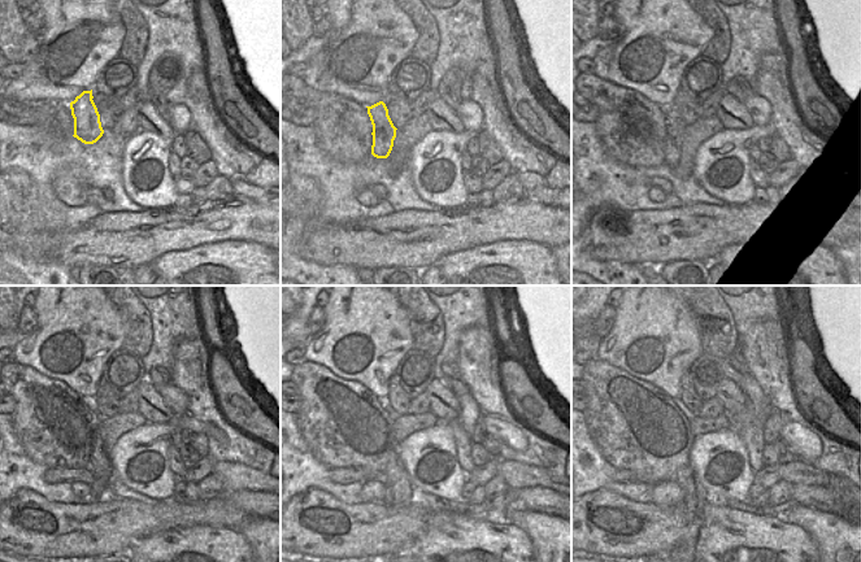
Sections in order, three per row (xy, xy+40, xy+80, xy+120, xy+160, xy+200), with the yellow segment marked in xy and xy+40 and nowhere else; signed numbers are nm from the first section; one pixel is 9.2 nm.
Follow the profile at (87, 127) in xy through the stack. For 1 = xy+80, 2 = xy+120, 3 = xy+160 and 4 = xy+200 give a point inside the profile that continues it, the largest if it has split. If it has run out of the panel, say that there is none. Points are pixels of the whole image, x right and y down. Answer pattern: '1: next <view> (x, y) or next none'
1: next xy+80 (675, 126)
2: next xy+120 (101, 469)
3: next xy+160 (398, 480)
4: next xy+200 (695, 496)

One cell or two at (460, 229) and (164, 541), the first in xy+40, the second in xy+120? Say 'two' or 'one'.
two

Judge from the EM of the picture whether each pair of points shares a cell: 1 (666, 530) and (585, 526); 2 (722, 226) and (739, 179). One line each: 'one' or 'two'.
1: one
2: two

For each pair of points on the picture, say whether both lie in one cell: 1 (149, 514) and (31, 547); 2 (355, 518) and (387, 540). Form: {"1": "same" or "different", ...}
{"1": "same", "2": "same"}

